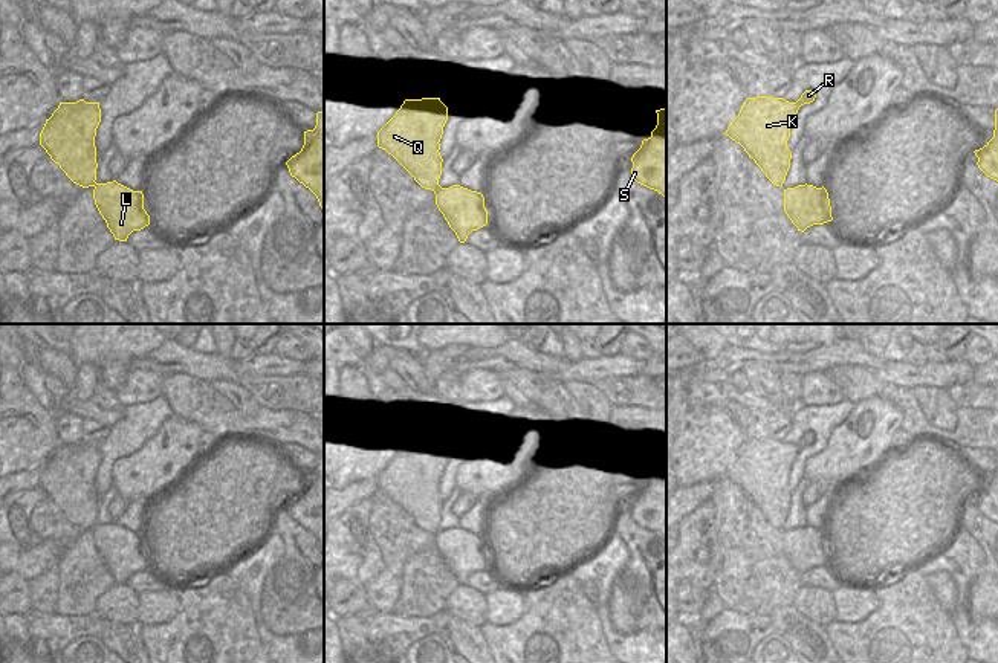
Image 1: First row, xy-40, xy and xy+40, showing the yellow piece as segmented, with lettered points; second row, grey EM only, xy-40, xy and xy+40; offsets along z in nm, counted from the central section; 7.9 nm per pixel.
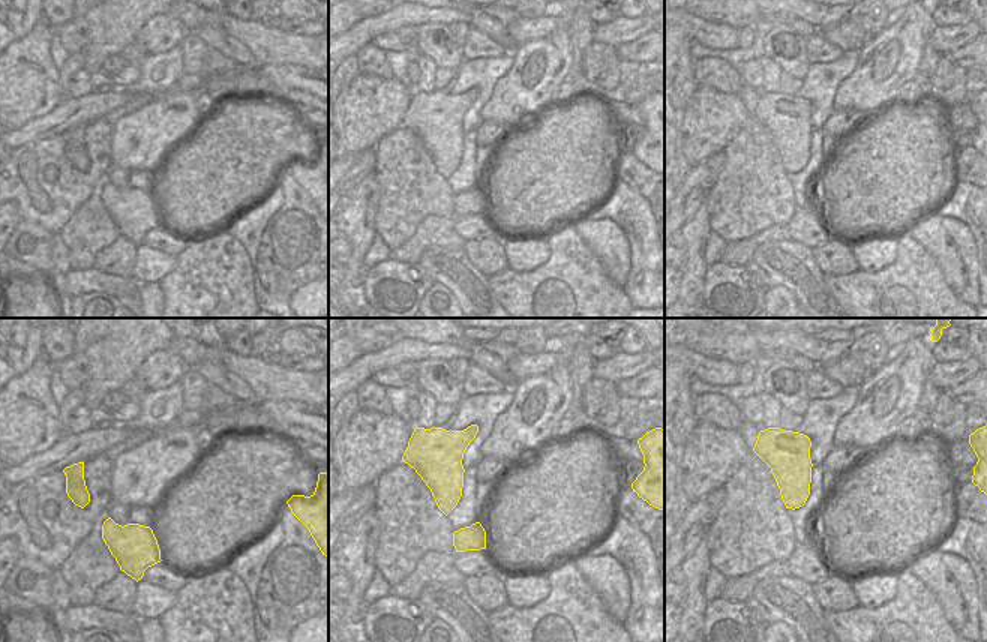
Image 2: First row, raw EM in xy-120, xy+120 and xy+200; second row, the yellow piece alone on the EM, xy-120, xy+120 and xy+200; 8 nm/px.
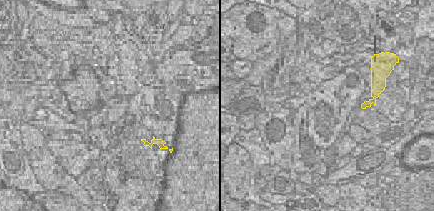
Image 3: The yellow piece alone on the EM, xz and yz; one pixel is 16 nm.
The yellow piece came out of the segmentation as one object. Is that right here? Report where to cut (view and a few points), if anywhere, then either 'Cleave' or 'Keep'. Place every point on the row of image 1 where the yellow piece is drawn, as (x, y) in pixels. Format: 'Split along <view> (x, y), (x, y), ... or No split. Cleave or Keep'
No split. Keep.

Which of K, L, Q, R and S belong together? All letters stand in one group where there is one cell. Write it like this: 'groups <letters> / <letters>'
groups K L Q R S

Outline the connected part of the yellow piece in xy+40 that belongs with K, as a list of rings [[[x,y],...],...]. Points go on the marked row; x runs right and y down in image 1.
[[[805,90],[796,102],[770,95],[747,98],[724,134],[740,144],[766,177],[781,188],[792,159],[787,147],[792,122],[799,107],[815,98],[813,90]]]

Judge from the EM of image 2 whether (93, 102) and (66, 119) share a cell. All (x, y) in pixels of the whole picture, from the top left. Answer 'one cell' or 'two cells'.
one cell

